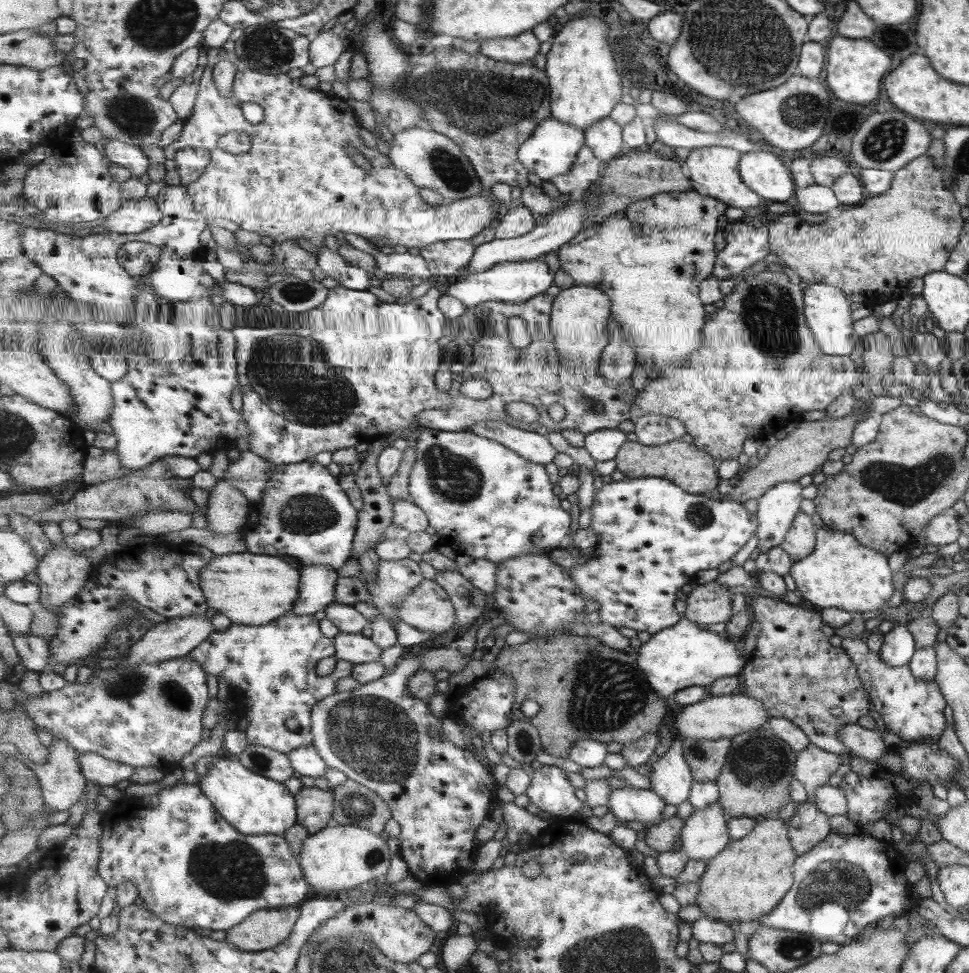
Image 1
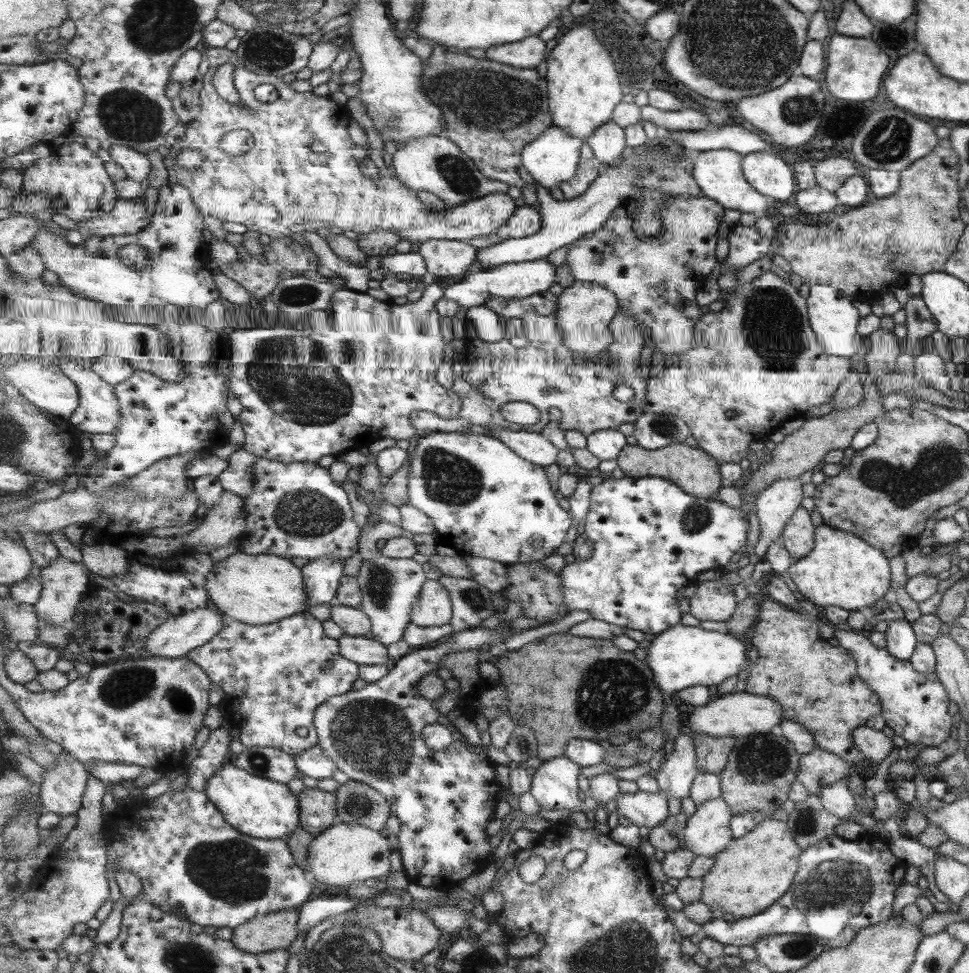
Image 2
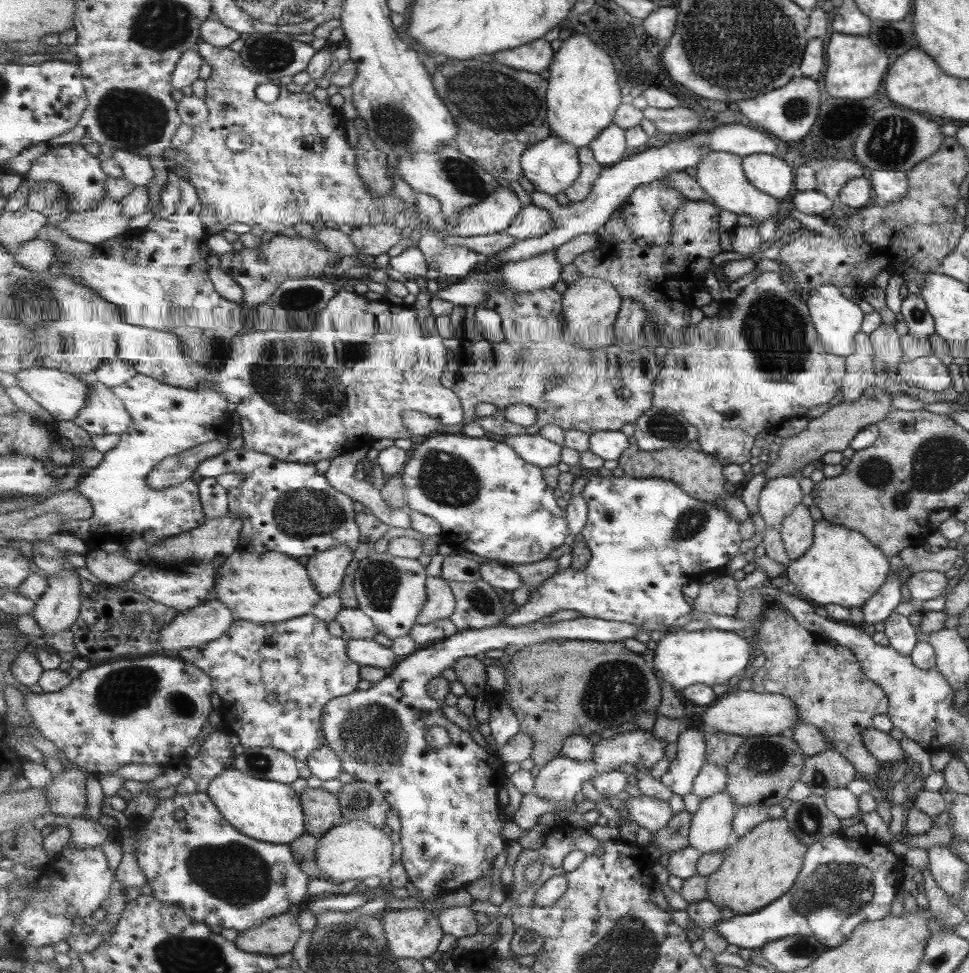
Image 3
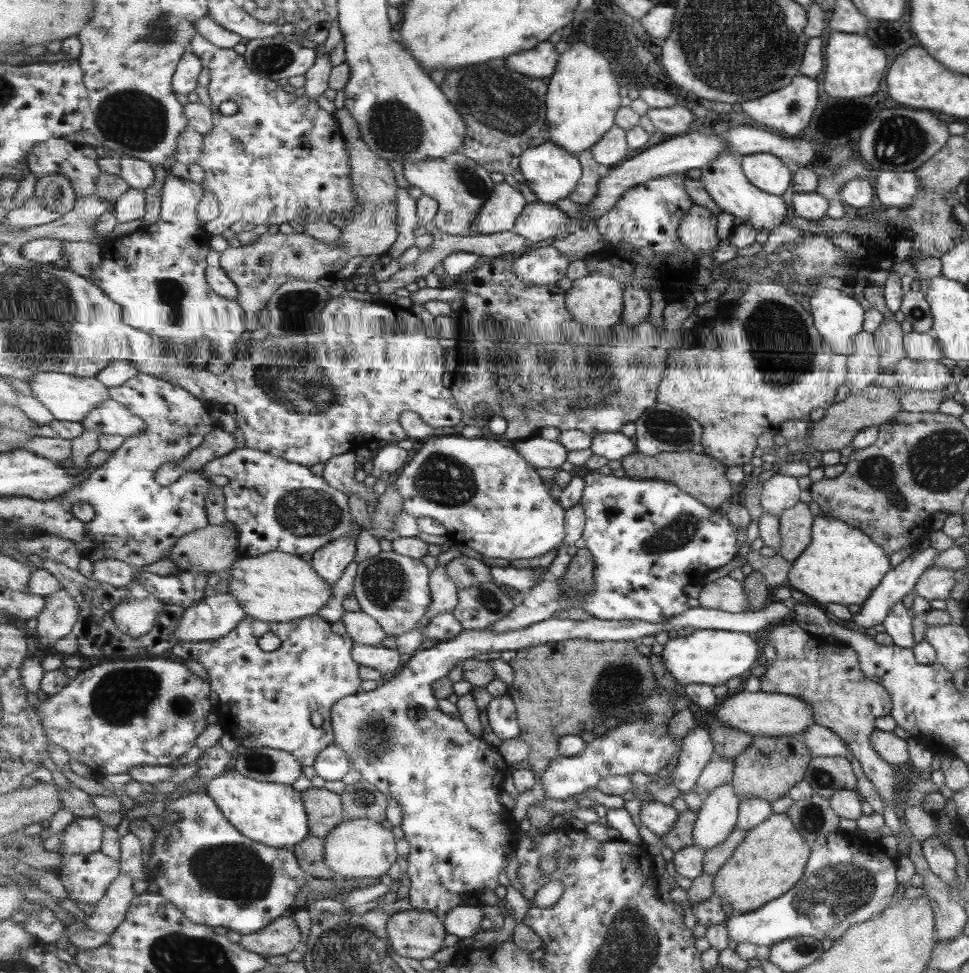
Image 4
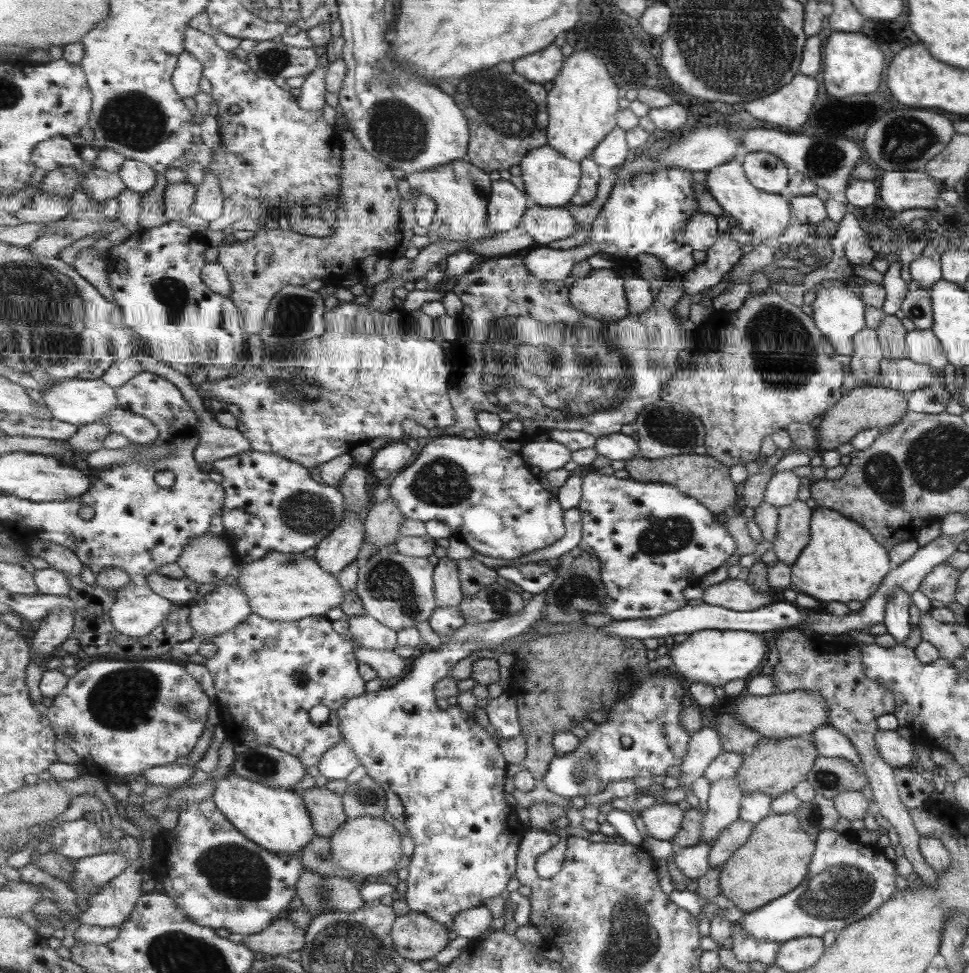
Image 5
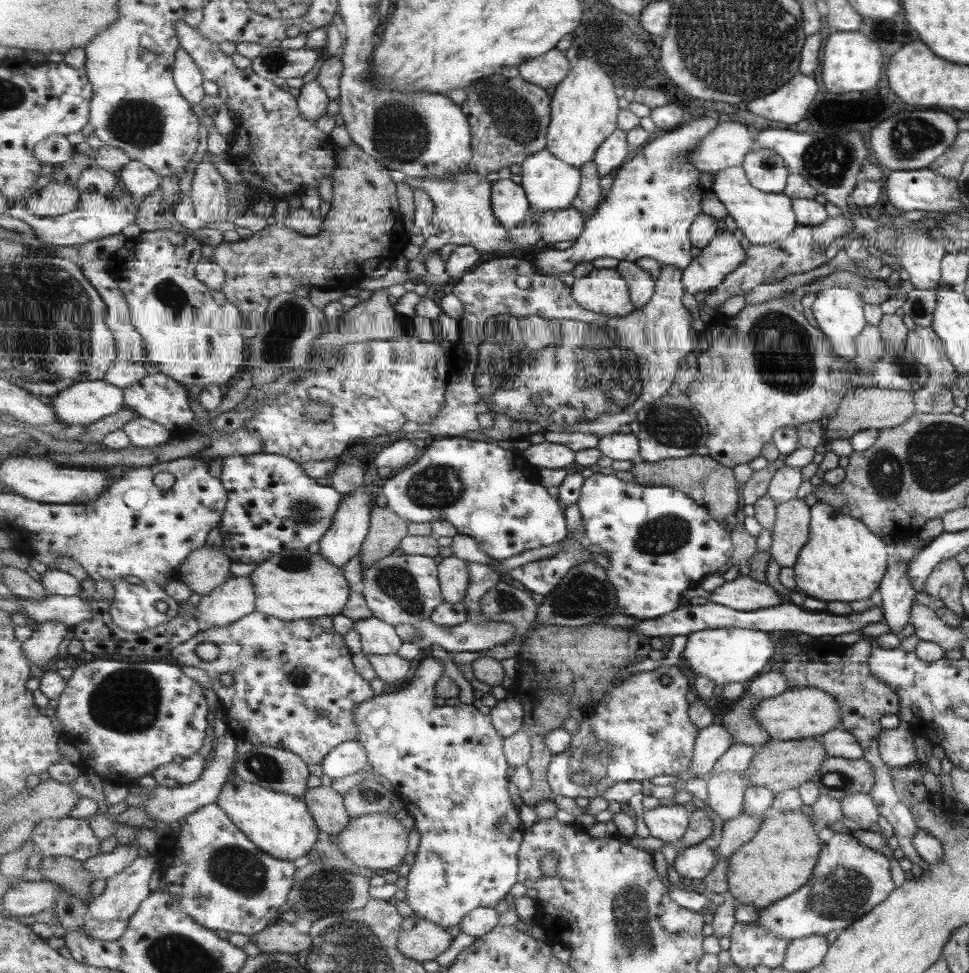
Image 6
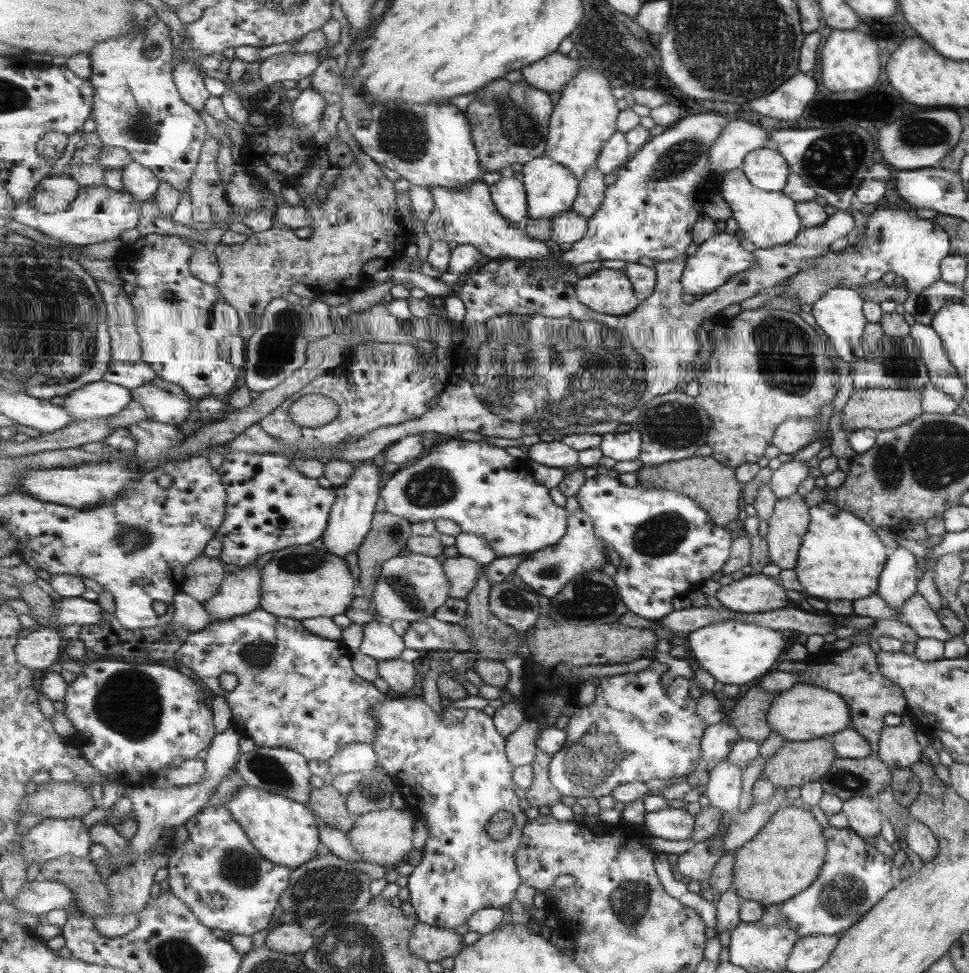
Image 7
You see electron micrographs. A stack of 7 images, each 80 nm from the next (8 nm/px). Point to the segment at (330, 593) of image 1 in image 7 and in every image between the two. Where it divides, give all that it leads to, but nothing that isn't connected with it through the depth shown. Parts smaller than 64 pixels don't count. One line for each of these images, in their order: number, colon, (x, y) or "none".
2: (323, 577)
3: (328, 570)
4: (331, 561)
5: (338, 550)
6: (344, 541)
7: (352, 516)

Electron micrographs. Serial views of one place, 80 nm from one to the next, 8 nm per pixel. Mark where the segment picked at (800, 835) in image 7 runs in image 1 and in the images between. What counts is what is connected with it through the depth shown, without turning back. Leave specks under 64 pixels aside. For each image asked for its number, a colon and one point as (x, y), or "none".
1: (745, 882)
2: (752, 873)
3: (761, 866)
4: (770, 861)
5: (775, 859)
6: (779, 860)

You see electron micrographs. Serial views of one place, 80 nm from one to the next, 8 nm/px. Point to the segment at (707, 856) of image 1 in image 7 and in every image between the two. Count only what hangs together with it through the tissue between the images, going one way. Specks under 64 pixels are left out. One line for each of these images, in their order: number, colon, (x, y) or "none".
2: (709, 831)
3: (712, 830)
4: (719, 816)
5: (725, 802)
6: (727, 791)
7: (724, 790)

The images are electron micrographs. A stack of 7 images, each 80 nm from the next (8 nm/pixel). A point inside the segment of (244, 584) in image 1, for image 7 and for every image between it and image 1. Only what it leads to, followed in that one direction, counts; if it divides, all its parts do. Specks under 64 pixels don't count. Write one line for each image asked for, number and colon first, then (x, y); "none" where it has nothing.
2: (255, 589)
3: (266, 588)
4: (277, 587)
5: (285, 587)
6: (294, 585)
7: (300, 582)

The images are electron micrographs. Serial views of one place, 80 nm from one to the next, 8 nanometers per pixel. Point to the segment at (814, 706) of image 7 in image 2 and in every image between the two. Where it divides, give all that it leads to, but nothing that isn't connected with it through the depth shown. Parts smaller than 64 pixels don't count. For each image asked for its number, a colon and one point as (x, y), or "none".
2: (738, 714)
3: (746, 713)
4: (759, 713)
5: (776, 716)
6: (798, 713)

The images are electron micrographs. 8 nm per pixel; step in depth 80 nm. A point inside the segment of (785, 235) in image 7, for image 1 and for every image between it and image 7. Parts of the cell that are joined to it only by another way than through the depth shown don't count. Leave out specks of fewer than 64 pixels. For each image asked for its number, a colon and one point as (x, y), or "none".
1: (715, 169)
2: (720, 174)
3: (721, 174)
4: (727, 183)
5: (765, 215)
6: (764, 217)

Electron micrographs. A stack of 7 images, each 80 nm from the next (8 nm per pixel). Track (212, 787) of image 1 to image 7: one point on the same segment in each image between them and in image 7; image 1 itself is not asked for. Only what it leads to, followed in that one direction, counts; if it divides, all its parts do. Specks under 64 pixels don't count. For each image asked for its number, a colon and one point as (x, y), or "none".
2: (258, 807)
3: (266, 810)
4: (274, 814)
5: (278, 819)
6: (281, 824)
7: (287, 832)

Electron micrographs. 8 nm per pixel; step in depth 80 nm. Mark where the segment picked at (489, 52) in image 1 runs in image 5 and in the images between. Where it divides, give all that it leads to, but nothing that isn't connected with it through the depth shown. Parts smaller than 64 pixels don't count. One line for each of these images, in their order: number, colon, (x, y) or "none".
2: (527, 53)
3: (535, 57)
4: (540, 61)
5: (543, 66)

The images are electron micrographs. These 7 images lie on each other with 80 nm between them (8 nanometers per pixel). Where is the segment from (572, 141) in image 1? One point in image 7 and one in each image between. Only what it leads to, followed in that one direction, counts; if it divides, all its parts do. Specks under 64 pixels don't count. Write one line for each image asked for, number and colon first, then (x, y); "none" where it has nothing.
2: (554, 157)
3: (553, 165)
4: (552, 172)
5: (552, 179)
6: (552, 184)
7: (552, 188)

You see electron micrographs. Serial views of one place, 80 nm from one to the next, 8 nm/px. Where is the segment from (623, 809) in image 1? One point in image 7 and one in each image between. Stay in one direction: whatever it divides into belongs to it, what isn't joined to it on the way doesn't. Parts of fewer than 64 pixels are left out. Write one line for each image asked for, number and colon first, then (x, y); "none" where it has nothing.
2: (644, 809)
3: (653, 814)
4: (659, 818)
5: (663, 821)
6: (669, 823)
7: (670, 823)

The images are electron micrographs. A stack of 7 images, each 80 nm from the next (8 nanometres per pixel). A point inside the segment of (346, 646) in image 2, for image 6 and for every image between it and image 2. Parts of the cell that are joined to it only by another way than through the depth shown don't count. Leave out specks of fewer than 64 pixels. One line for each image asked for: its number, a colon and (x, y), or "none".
3: (366, 652)
4: (388, 661)
5: (389, 665)
6: (389, 667)

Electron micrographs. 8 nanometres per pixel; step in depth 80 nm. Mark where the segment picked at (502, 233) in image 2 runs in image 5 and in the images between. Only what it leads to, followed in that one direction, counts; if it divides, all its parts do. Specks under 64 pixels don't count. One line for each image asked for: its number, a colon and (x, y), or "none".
3: (533, 221)
4: (539, 221)
5: (545, 224)

